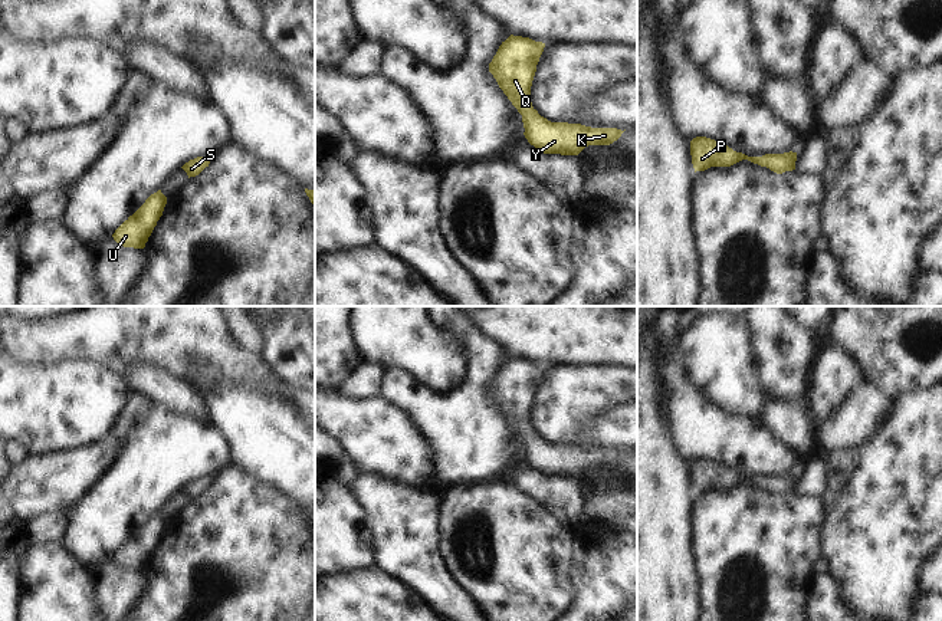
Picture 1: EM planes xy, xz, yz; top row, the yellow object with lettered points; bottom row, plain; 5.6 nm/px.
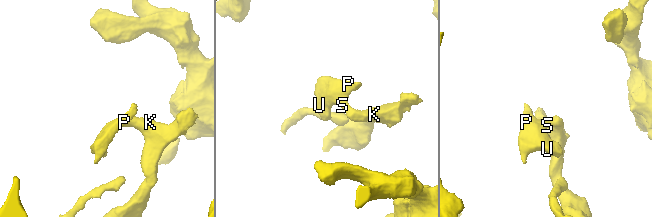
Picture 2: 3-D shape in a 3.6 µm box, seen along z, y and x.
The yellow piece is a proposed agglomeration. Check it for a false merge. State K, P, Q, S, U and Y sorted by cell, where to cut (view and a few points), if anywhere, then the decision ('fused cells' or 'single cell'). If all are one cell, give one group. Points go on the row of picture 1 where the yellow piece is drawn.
groups K P Q S U Y; cut none; single cell

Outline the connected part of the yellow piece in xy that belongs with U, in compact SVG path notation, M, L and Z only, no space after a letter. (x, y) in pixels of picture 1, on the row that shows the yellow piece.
M158 190L129 216L112 234L114 240L124 247L144 249L157 221L163 216L167 197Z

